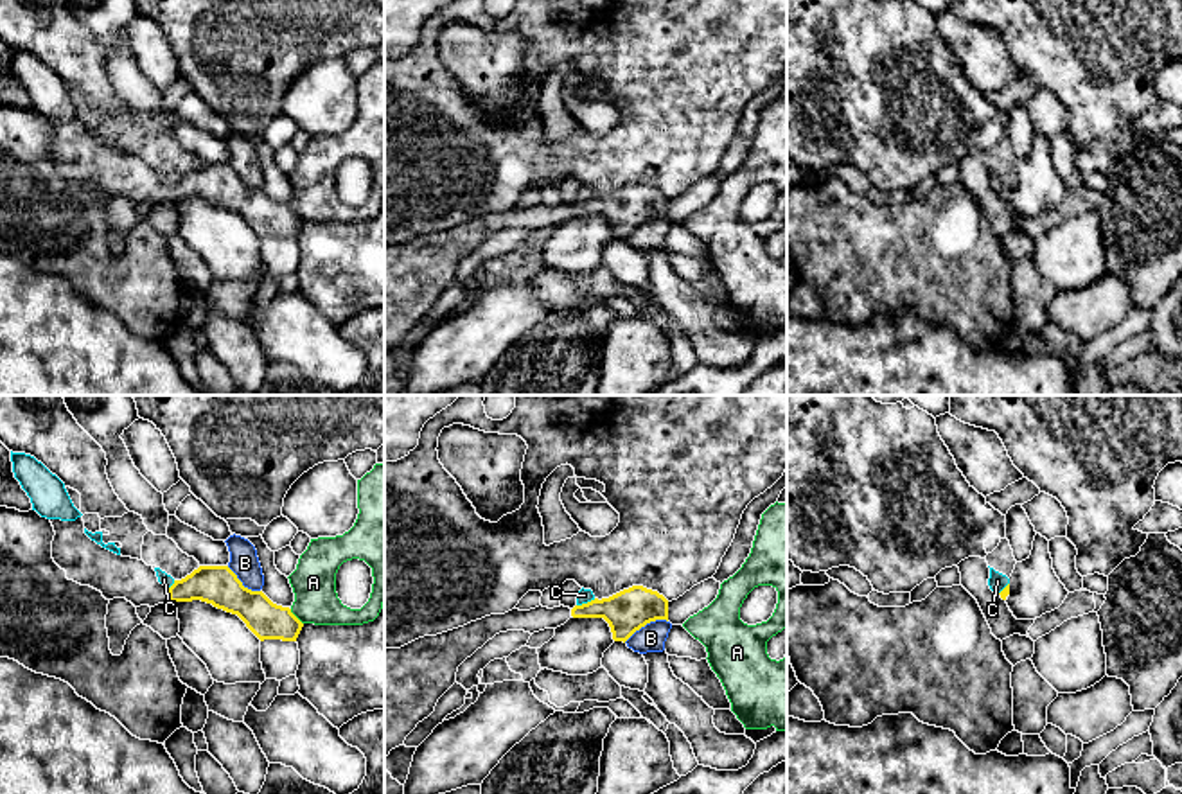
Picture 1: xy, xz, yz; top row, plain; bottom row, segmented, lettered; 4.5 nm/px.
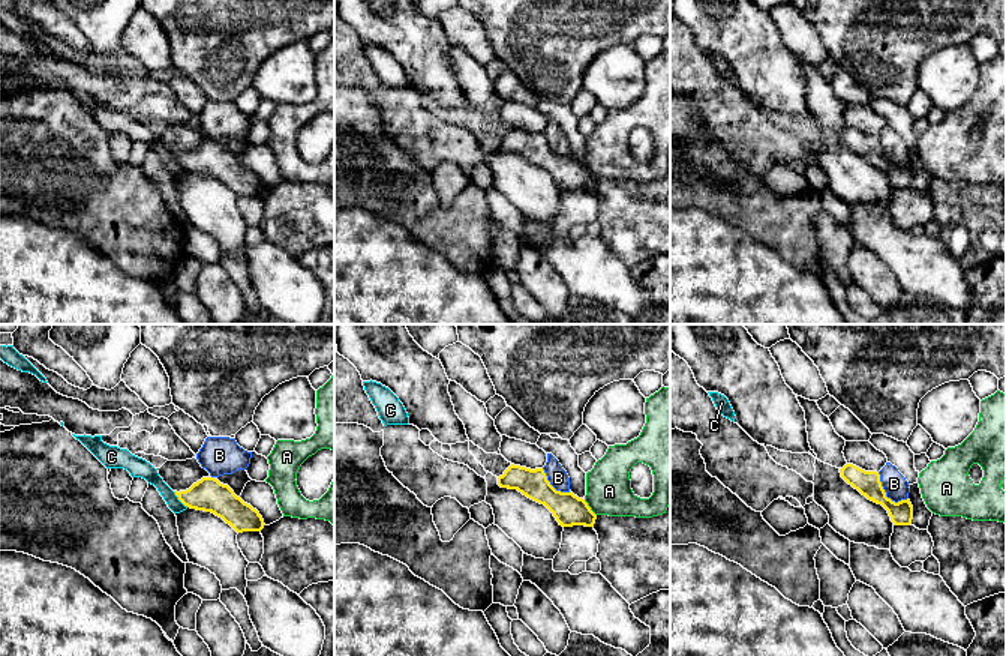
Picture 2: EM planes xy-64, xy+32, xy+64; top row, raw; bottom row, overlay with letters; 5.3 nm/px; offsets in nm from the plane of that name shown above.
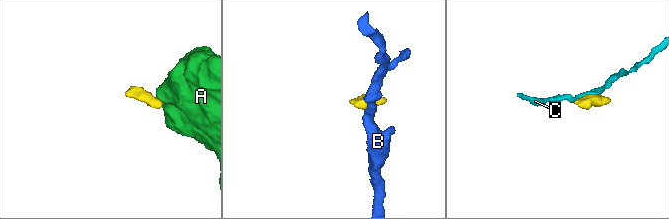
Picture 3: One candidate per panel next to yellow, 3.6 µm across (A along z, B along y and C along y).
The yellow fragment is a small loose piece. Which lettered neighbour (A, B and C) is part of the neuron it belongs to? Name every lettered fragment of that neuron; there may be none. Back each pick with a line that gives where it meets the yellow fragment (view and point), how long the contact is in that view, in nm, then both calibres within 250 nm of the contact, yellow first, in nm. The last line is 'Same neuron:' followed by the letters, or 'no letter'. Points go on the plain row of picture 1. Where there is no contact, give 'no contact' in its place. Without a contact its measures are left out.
Same neuron: no letter

